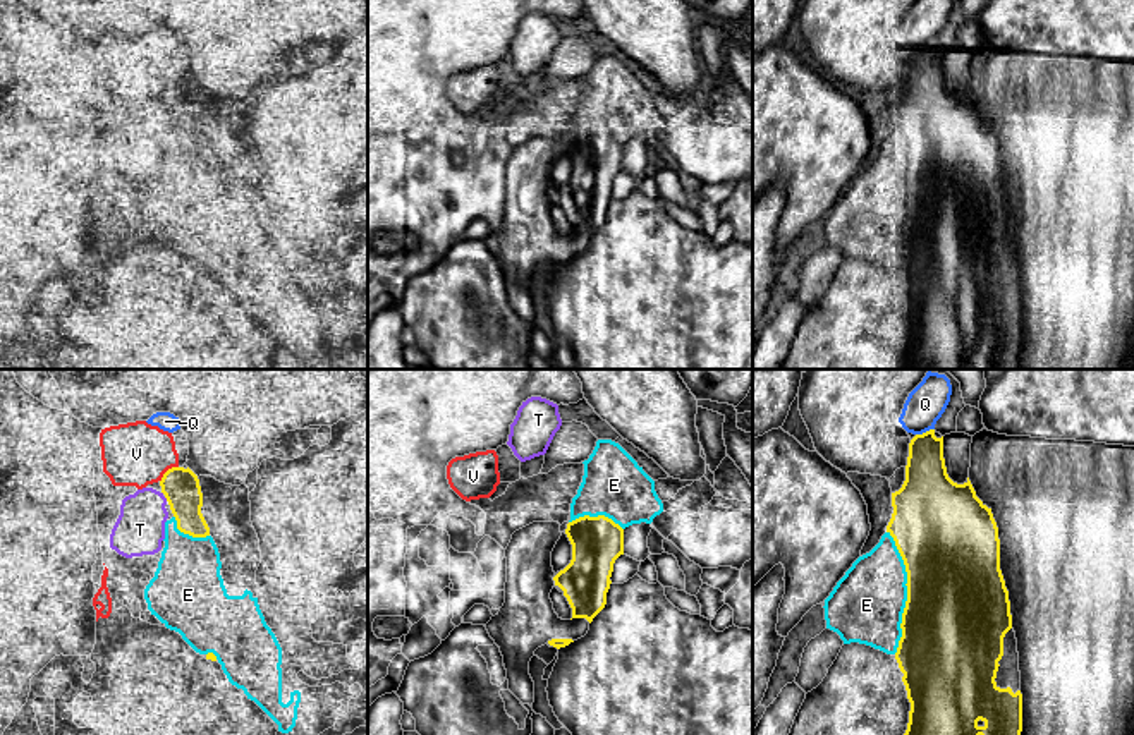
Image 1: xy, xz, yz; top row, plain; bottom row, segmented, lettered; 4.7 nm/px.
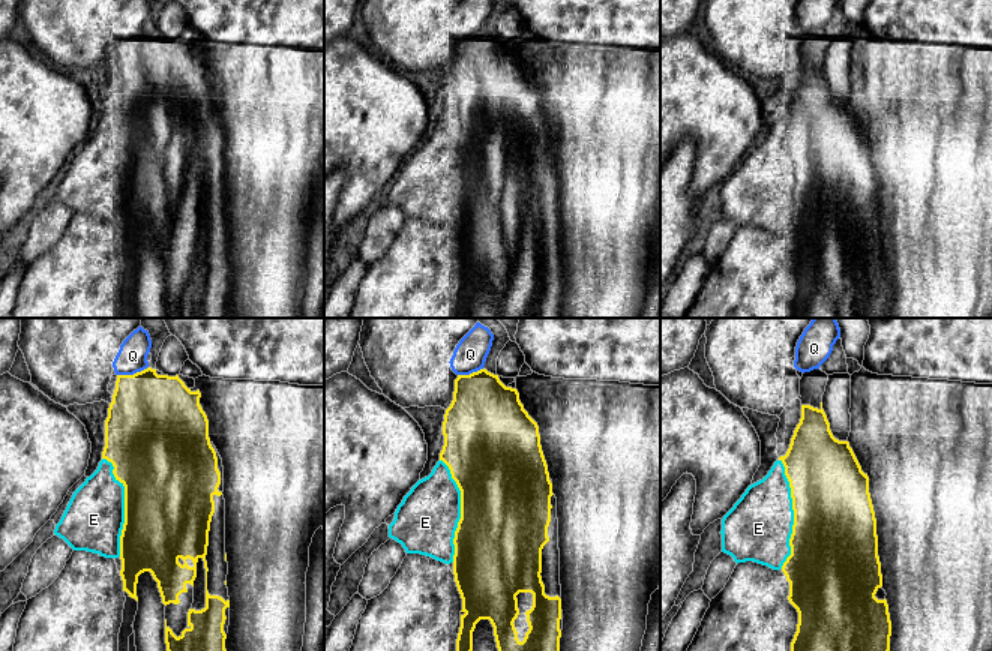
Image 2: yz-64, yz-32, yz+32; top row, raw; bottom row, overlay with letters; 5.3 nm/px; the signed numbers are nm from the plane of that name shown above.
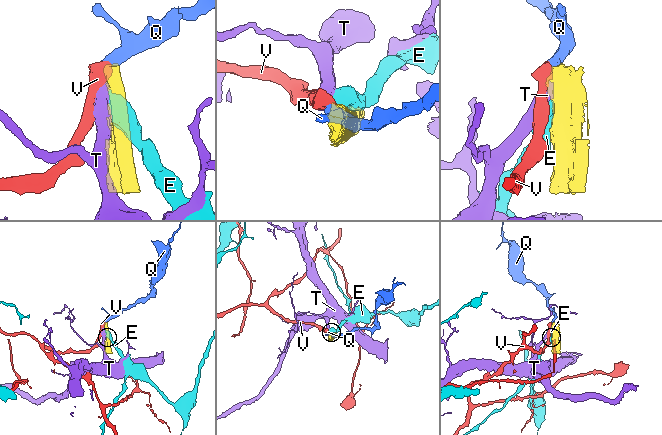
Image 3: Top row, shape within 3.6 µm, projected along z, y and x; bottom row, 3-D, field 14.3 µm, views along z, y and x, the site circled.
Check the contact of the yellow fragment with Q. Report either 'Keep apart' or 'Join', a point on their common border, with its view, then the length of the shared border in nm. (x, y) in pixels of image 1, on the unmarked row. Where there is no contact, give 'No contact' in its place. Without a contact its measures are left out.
Keep apart. Touches yellow at yz (926, 47). Shared border 90 nm

